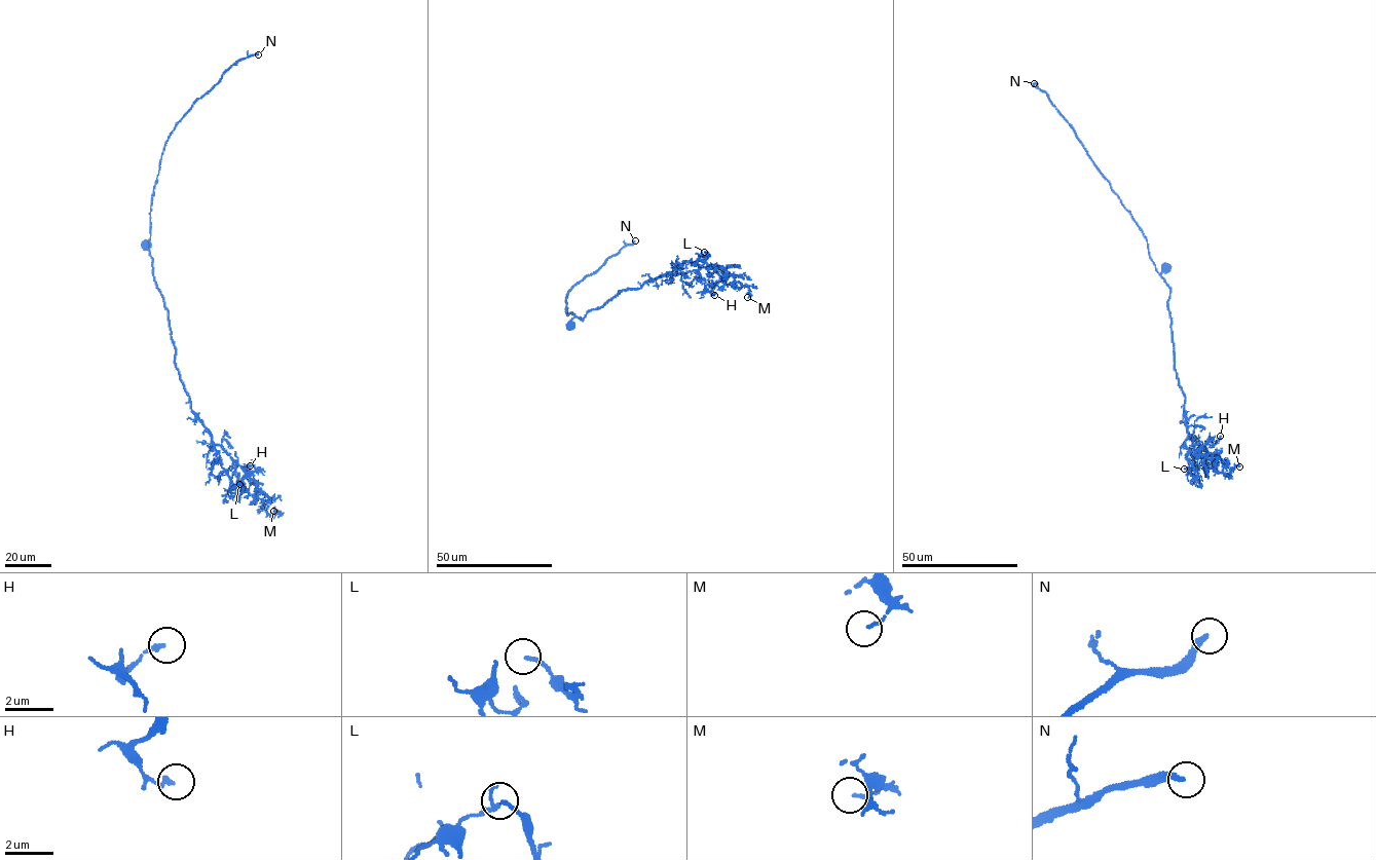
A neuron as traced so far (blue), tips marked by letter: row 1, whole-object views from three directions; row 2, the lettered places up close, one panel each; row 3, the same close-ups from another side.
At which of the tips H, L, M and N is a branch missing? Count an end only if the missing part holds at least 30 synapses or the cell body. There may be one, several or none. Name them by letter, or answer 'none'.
N

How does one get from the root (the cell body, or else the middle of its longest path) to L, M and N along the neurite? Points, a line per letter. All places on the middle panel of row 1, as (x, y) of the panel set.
L: (591, 310), (622, 290), (638, 289), (683, 262), (696, 262), (709, 255), (704, 252)
M: (591, 310), (622, 290), (638, 289), (669, 272), (715, 265), (748, 287), (747, 297)
N: (591, 310), (583, 321), (571, 312), (567, 315), (565, 298), (568, 291), (635, 240)

